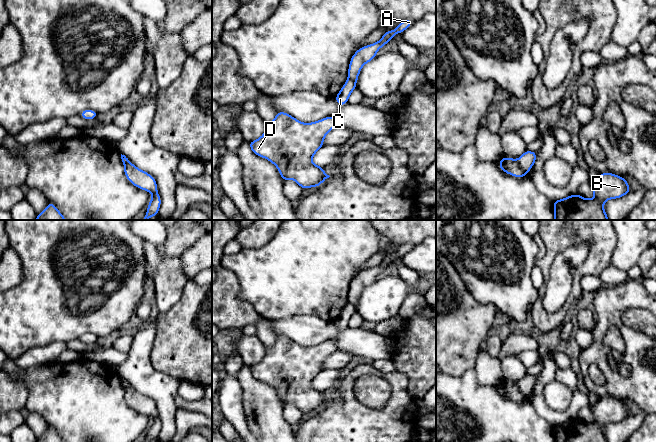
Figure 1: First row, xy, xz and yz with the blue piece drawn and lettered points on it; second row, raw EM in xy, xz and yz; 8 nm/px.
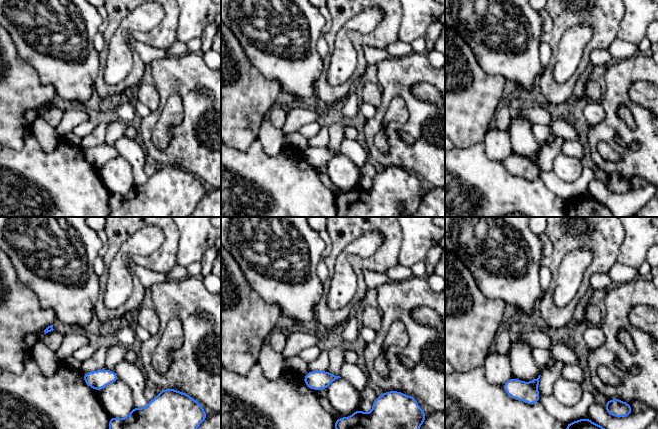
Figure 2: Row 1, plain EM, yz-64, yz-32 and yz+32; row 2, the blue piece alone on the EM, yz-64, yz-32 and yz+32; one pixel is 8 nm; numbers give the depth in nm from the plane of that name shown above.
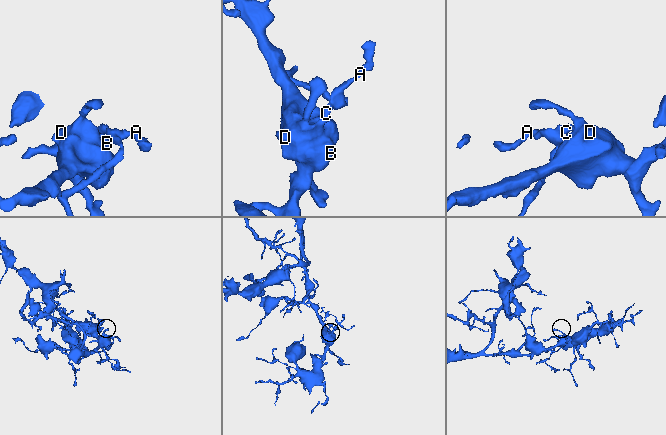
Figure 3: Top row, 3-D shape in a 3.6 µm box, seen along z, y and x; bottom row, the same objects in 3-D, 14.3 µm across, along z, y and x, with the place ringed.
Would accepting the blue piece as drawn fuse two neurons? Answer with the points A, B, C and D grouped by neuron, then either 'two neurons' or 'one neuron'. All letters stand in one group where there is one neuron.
A / B C D; two neurons

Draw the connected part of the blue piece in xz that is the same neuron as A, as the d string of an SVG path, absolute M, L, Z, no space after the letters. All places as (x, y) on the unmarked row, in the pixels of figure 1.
M412 243L401 245L396 250L395 254L385 255L384 259L378 266L359 272L350 283L348 303L351 303L356 307L362 291L377 280L377 275L392 264L397 257L402 258L403 255L409 252L413 247L414 245Z

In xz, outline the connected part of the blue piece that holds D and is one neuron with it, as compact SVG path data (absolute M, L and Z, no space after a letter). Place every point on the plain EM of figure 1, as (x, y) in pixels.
M277 335L272 346L265 347L263 359L248 367L253 378L263 381L274 388L282 404L294 404L302 413L320 410L330 400L324 396L323 390L312 387L316 376L324 370L327 357L337 349L335 340L328 340L312 347L303 347L288 337Z

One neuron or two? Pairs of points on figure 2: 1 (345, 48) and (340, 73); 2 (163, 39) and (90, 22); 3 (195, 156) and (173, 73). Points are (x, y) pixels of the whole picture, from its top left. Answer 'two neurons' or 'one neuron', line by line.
1: one neuron
2: two neurons
3: one neuron

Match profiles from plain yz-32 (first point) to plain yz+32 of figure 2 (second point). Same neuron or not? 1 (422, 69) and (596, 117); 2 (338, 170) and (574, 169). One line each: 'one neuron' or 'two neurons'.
1: two neurons
2: one neuron

